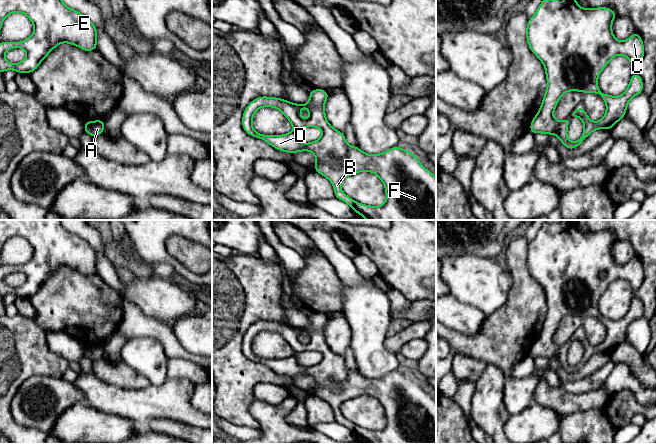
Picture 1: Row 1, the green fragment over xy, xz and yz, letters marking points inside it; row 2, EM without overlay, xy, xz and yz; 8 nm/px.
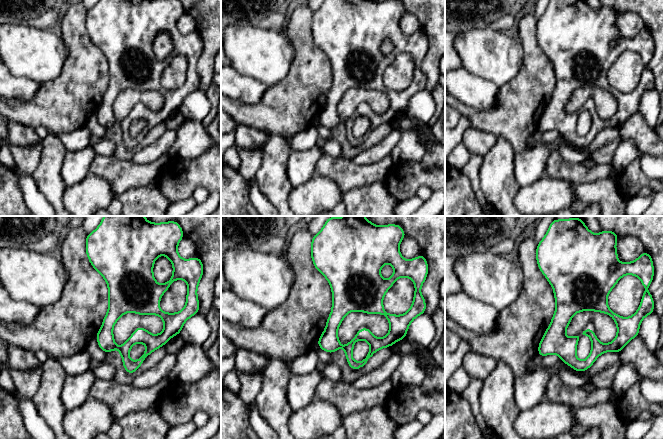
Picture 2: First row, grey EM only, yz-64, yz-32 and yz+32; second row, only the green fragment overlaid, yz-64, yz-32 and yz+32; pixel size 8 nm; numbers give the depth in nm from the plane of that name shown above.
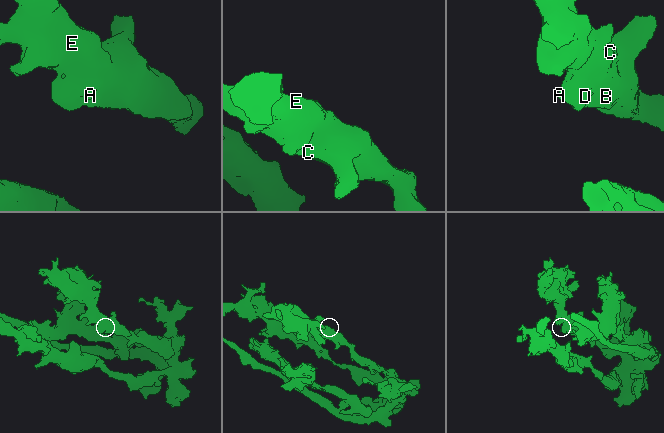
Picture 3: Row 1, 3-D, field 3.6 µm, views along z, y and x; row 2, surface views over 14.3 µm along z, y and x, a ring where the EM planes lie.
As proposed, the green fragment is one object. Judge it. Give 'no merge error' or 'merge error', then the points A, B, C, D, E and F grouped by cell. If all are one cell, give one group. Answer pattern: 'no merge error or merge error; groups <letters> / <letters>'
no merge error; groups A B C D E F

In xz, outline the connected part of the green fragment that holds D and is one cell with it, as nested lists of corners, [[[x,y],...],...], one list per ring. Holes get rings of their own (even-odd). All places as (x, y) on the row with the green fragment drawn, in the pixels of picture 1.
[[[313,89],[309,92],[310,101],[305,104],[275,97],[258,97],[244,110],[242,127],[251,137],[265,141],[279,151],[312,152],[317,160],[313,170],[332,183],[334,196],[367,220],[436,220],[436,177],[413,153],[399,145],[377,155],[369,155],[356,145],[349,146],[344,133],[334,129],[326,119],[324,106],[329,94],[322,89]],[[261,107],[280,110],[292,124],[293,131],[284,135],[256,132],[252,121]],[[301,108],[309,110],[307,120],[301,118]],[[306,127],[320,128],[323,134],[316,141],[302,143],[296,131]],[[362,171],[374,173],[381,179],[386,192],[383,205],[358,203],[342,191],[341,181]]]

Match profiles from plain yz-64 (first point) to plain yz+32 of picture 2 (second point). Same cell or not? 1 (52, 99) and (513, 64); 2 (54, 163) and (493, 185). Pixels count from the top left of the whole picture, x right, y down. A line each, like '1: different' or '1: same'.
1: different
2: same

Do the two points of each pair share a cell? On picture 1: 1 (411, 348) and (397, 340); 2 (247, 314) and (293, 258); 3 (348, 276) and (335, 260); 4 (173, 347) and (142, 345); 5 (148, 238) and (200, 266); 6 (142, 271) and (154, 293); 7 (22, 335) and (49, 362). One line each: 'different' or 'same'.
1: different
2: different
3: same
4: different
5: different
6: different
7: same

